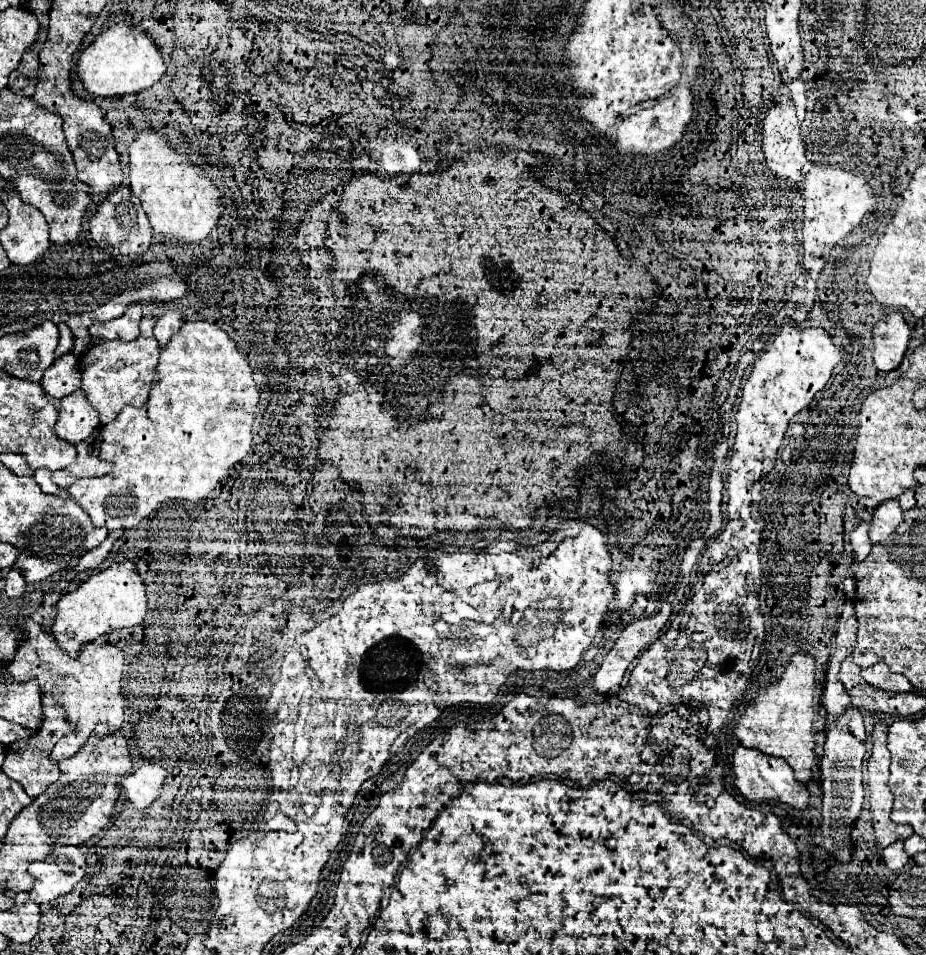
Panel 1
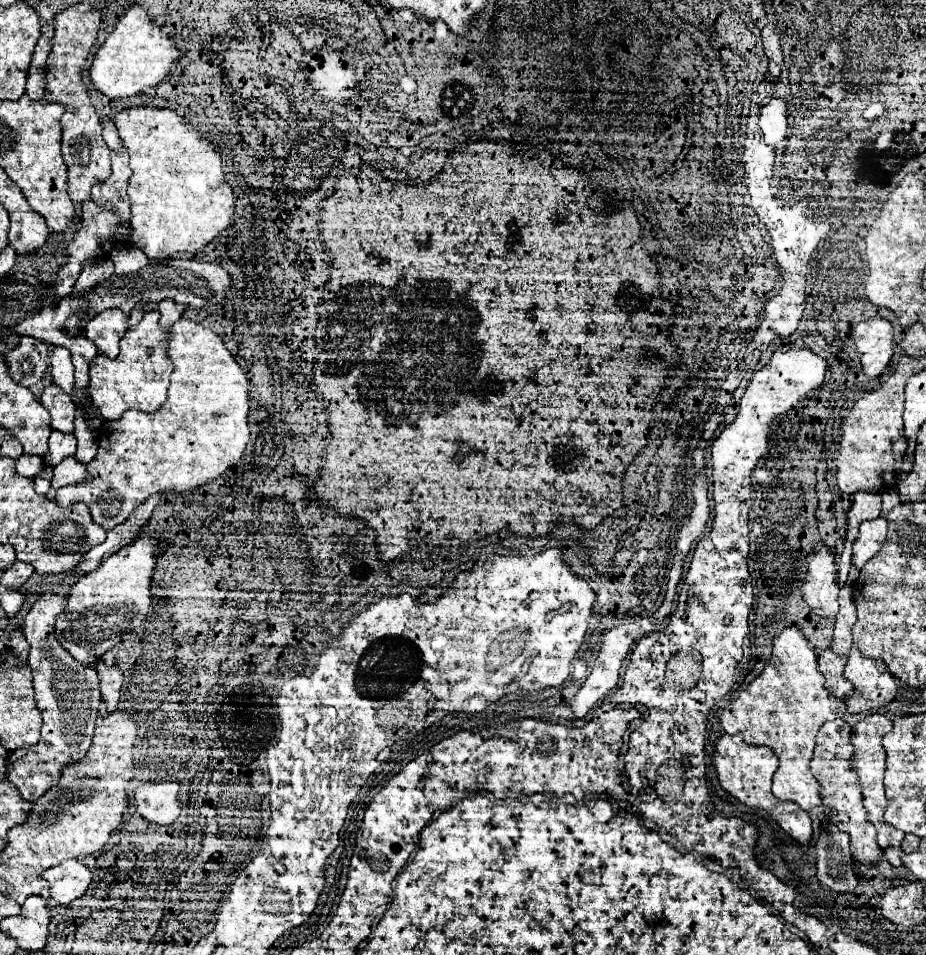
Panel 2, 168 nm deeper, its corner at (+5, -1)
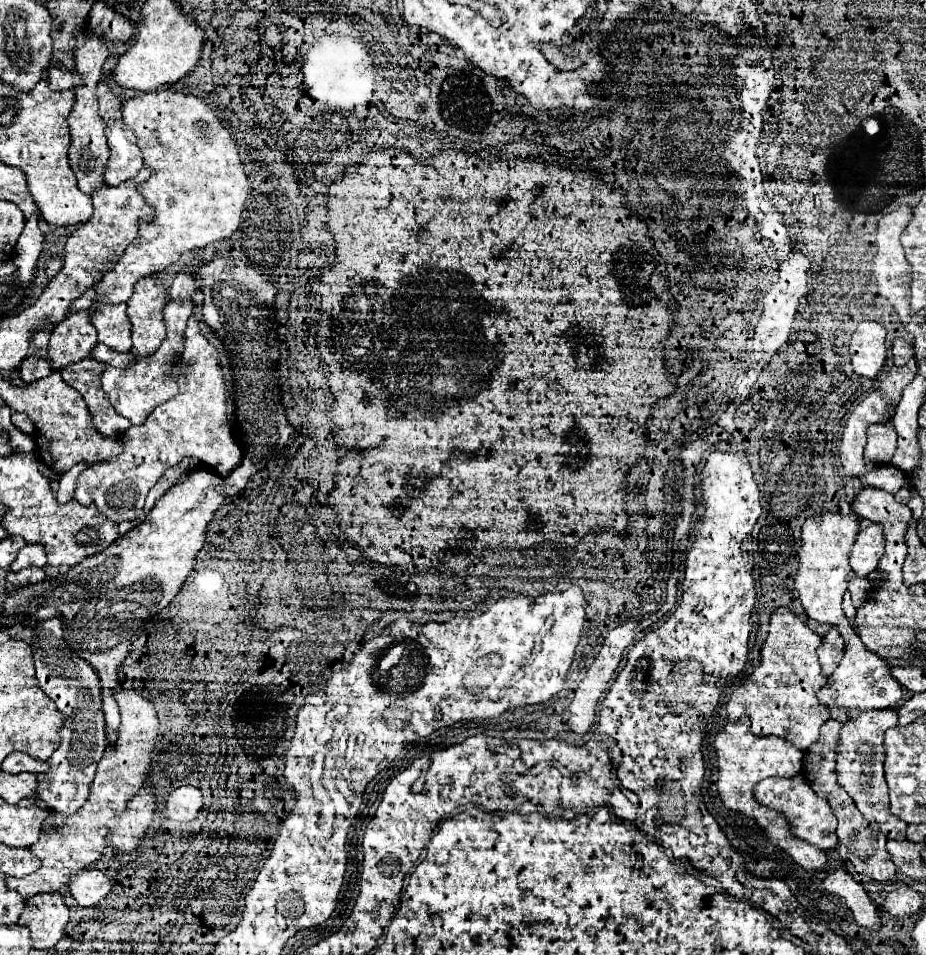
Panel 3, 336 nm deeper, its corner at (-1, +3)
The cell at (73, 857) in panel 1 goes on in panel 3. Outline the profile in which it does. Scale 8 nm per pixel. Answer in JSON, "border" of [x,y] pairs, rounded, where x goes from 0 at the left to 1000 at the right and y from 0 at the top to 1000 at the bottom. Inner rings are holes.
{"border":[[[89,910],[80,914],[84,918],[84,948],[102,950],[106,948],[121,931],[119,920],[108,910]]]}

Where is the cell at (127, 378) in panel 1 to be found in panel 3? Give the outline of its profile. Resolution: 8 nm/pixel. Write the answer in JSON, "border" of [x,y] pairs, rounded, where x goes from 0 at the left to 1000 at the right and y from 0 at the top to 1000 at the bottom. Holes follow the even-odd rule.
{"border":[[[181,315],[177,321],[177,340],[181,349],[175,361],[164,372],[147,374],[143,380],[138,380],[132,386],[114,382],[110,391],[110,405],[121,426],[125,428],[125,432],[140,439],[140,443],[151,445],[158,439],[158,435],[164,432],[166,426],[190,416],[192,412],[190,397],[192,397],[192,386],[194,386],[194,376],[197,376],[197,365],[199,365],[199,347],[201,347],[201,336],[207,330],[207,321],[210,321],[207,315],[201,315],[201,317]]]}

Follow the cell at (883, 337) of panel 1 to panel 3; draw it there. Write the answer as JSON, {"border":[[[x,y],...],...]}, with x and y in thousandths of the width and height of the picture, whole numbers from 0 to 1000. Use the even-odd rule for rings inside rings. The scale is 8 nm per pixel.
{"border":[[[931,336],[918,355],[918,372],[922,388],[944,397],[957,380],[957,345],[948,336]]]}

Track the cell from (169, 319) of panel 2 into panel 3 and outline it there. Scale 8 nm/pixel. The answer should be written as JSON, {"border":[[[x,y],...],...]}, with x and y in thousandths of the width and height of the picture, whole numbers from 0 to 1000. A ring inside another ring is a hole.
{"border":[[[201,280],[201,282],[197,282],[190,288],[188,296],[184,298],[184,313],[190,315],[190,317],[203,315],[203,313],[207,313],[207,309],[212,307],[212,303],[214,303],[214,298],[212,298],[212,294],[207,290],[207,282]]]}

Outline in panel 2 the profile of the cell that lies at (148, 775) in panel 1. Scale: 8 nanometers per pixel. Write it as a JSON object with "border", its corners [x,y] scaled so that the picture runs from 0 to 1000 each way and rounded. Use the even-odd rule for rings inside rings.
{"border":[[[153,820],[147,830],[147,849],[168,864],[186,864],[194,855],[194,820]]]}

